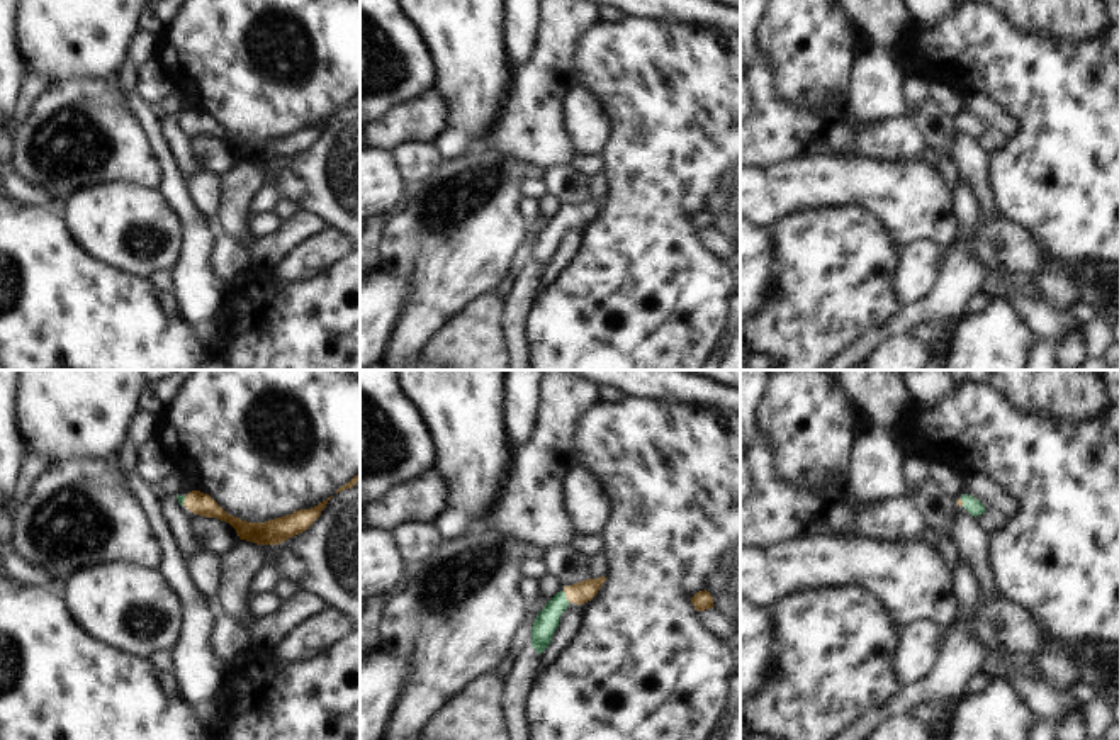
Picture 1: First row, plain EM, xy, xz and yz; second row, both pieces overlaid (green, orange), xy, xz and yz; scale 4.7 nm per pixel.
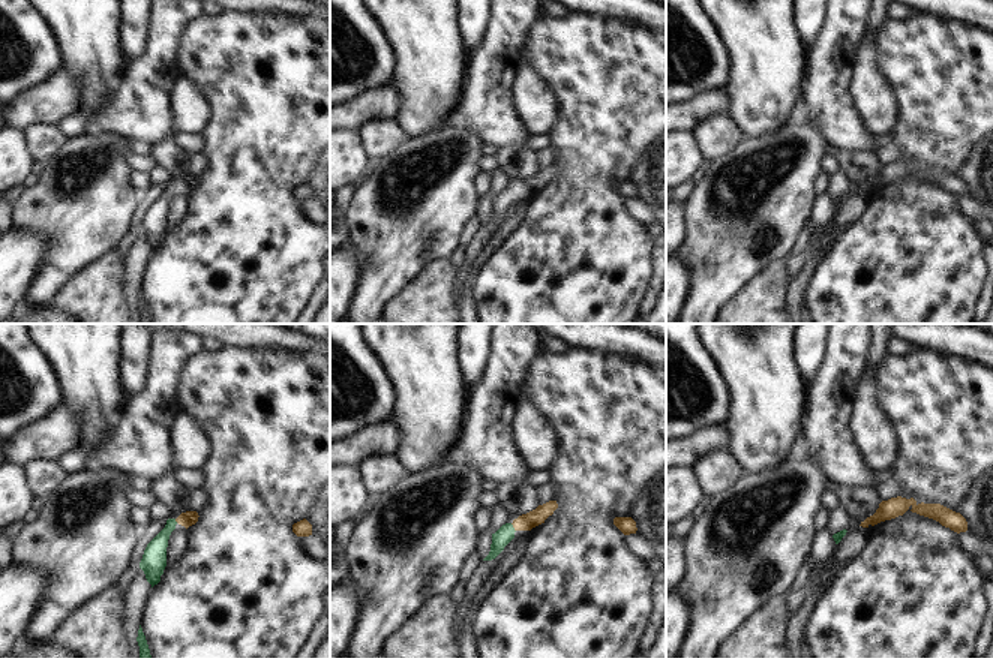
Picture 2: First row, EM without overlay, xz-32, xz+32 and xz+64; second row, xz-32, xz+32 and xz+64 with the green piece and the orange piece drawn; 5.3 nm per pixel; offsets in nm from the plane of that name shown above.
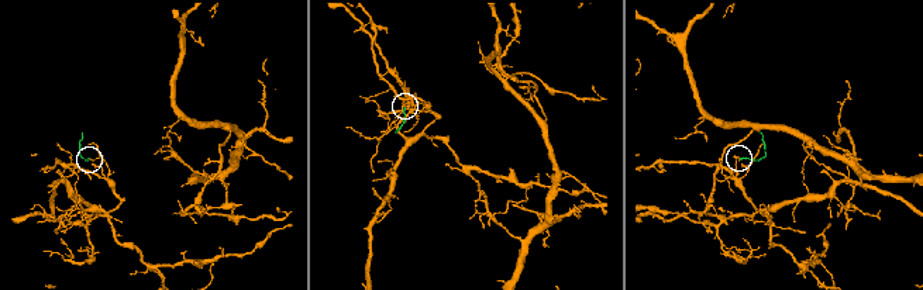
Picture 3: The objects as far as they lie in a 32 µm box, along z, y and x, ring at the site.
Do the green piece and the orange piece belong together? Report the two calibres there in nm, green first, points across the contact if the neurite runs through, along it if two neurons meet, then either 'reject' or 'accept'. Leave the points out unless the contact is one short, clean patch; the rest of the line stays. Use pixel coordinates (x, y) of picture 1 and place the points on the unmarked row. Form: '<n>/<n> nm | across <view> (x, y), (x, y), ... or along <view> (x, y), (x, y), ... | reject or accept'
110/100 nm | across xz (545, 243), (564, 216), (583, 211) | accept

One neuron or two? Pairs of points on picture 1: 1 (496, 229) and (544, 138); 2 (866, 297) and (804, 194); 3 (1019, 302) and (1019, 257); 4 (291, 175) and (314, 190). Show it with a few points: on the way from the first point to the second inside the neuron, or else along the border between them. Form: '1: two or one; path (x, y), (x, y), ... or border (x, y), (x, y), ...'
1: two; border (483, 151), (505, 151), (523, 162)
2: two; border (851, 204), (802, 207), (783, 214), (775, 223)
3: two; border (989, 270), (1007, 269), (1028, 279)
4: one; path (296, 179), (303, 179), (309, 185)

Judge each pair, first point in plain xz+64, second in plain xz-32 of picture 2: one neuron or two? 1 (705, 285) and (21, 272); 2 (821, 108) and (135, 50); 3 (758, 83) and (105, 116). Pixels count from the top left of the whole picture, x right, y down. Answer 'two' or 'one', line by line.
1: two
2: two
3: two

